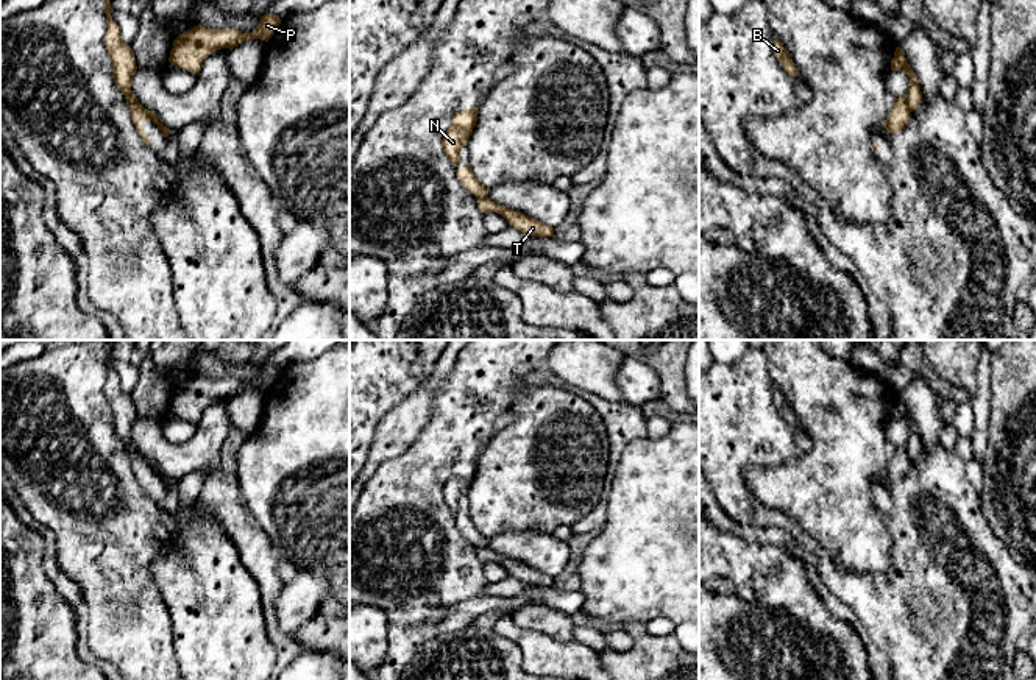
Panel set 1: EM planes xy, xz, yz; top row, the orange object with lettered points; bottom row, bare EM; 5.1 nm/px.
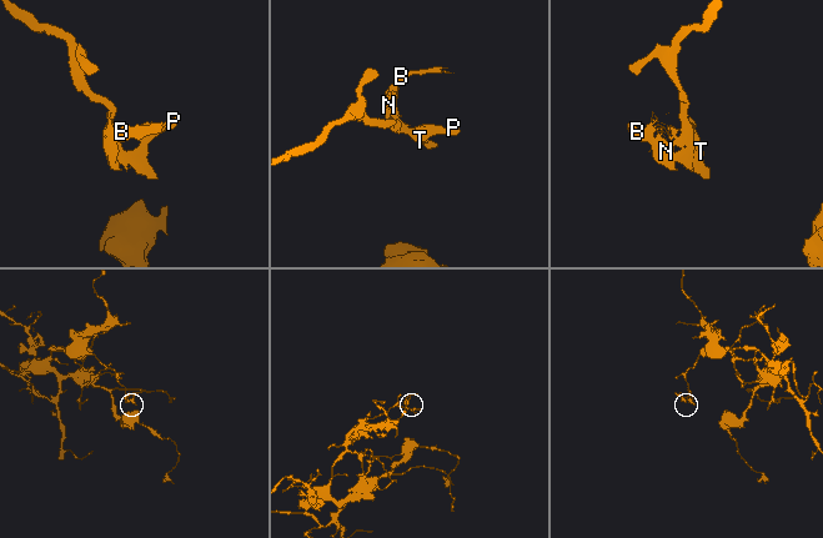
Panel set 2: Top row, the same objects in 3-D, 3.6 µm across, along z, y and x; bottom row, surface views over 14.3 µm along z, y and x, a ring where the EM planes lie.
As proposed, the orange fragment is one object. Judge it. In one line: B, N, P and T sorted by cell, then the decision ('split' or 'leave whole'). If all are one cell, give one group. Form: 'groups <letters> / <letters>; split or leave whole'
groups B N / P T; split

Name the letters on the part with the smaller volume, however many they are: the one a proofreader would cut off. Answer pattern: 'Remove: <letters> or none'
Remove: B, N

